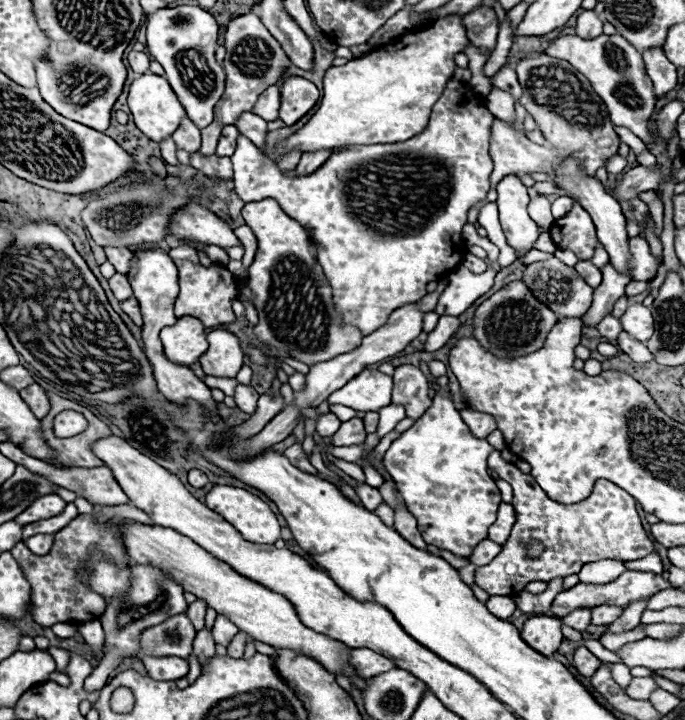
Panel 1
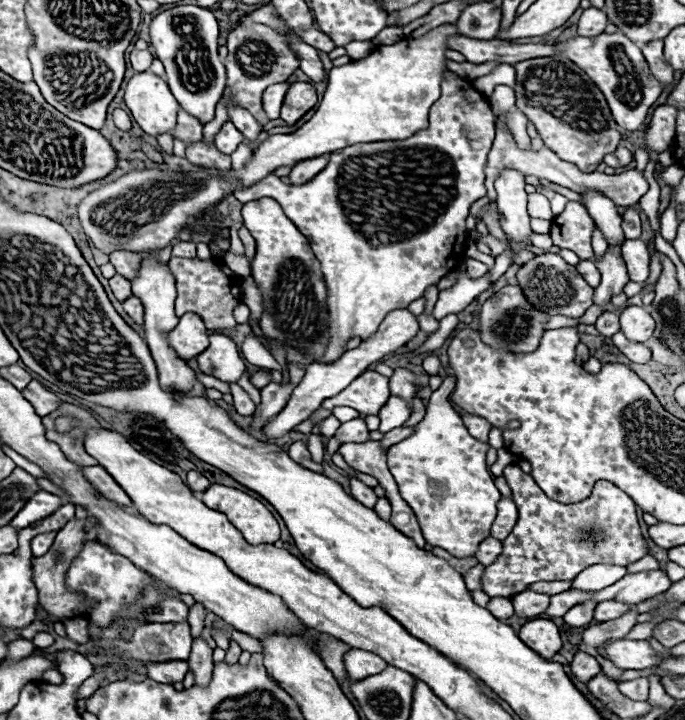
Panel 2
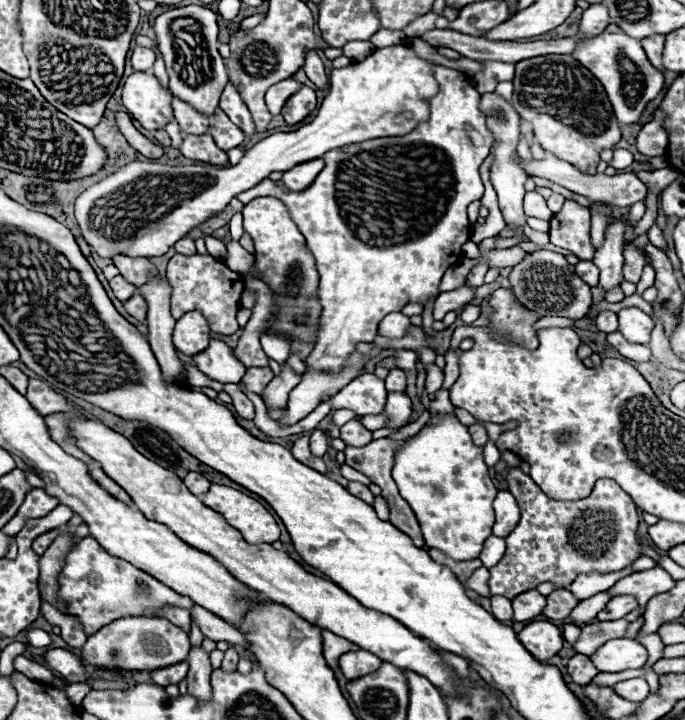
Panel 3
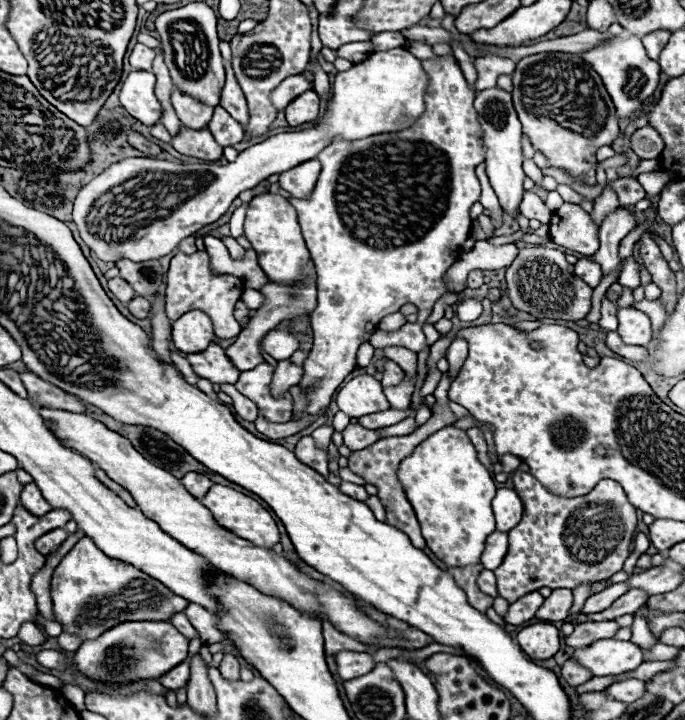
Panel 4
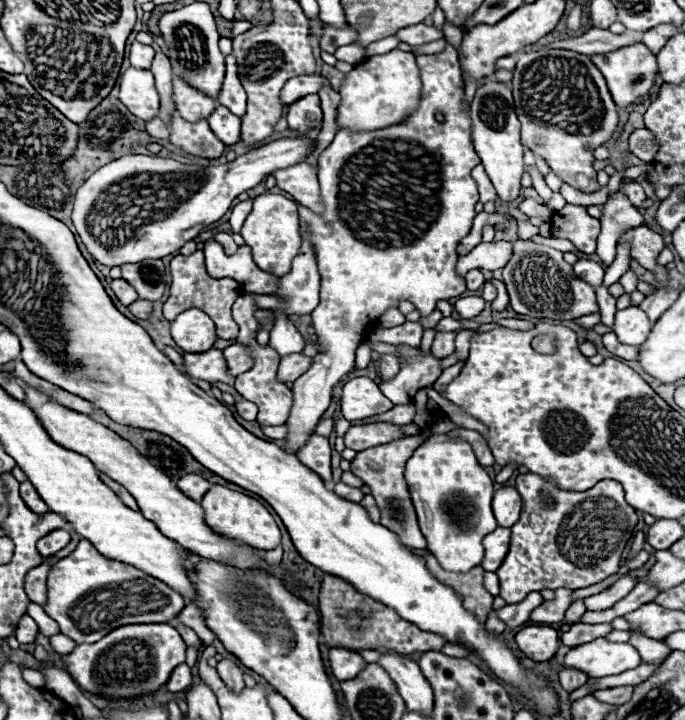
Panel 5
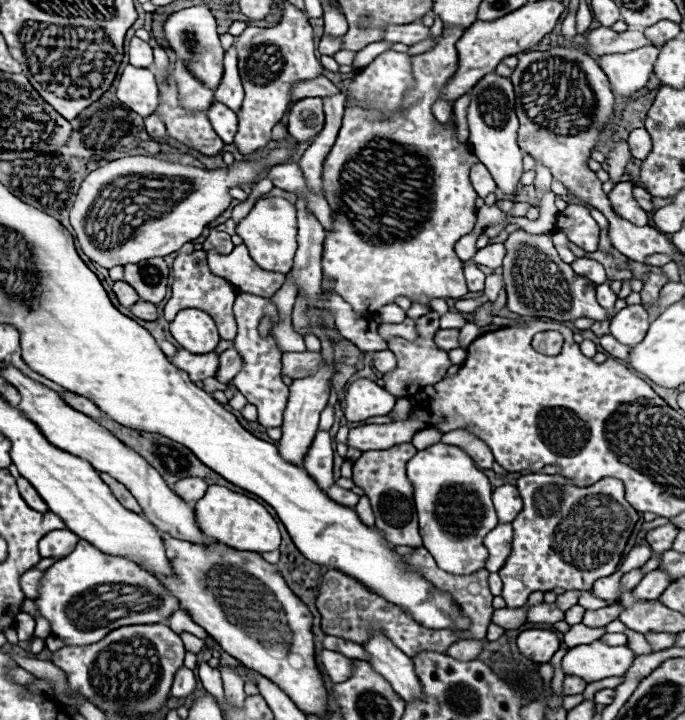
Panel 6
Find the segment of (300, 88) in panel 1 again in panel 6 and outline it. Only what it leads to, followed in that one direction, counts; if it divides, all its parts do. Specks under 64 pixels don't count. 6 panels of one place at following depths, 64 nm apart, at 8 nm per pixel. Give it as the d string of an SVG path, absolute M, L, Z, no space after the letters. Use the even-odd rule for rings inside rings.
M302 98L290 106L288 132L298 140L306 142L314 138L324 126L322 98Z

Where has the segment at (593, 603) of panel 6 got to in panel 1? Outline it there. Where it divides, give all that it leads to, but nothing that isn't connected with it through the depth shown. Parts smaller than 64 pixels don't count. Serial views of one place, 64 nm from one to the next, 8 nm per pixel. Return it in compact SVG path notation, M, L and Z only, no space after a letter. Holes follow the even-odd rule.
M580 608L580 610L574 610L572 614L568 614L566 618L562 618L562 622L578 632L584 632L588 626L590 626L590 608Z

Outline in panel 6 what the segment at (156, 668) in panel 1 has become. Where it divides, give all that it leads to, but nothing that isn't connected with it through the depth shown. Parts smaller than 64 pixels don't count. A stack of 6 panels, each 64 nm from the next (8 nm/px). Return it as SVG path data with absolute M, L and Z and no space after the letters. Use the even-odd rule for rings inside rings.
M180 668L174 676L174 684L170 688L170 694L176 696L176 698L186 698L190 694L194 694L194 688L196 688L196 676L192 670L188 668Z

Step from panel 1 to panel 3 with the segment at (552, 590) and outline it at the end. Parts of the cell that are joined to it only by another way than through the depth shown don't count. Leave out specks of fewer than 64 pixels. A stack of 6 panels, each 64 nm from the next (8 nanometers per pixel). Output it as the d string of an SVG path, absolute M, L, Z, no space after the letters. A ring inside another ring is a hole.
M528 590L512 600L512 608L514 608L512 620L516 620L516 622L530 620L530 618L538 616L544 610L544 606L546 606L546 596L538 594L536 590Z

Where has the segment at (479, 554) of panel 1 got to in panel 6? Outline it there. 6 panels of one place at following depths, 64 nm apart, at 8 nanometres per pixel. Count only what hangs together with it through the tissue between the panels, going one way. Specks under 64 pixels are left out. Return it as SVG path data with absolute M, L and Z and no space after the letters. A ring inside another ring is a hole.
M498 524L486 538L484 546L488 548L486 558L486 570L498 572L500 566L504 566L508 554L512 552L512 526L510 524Z

